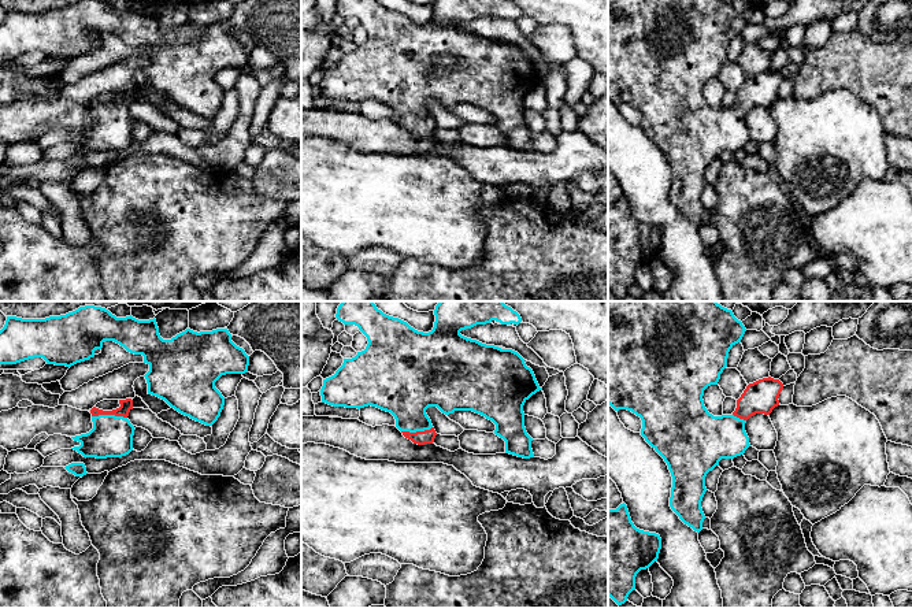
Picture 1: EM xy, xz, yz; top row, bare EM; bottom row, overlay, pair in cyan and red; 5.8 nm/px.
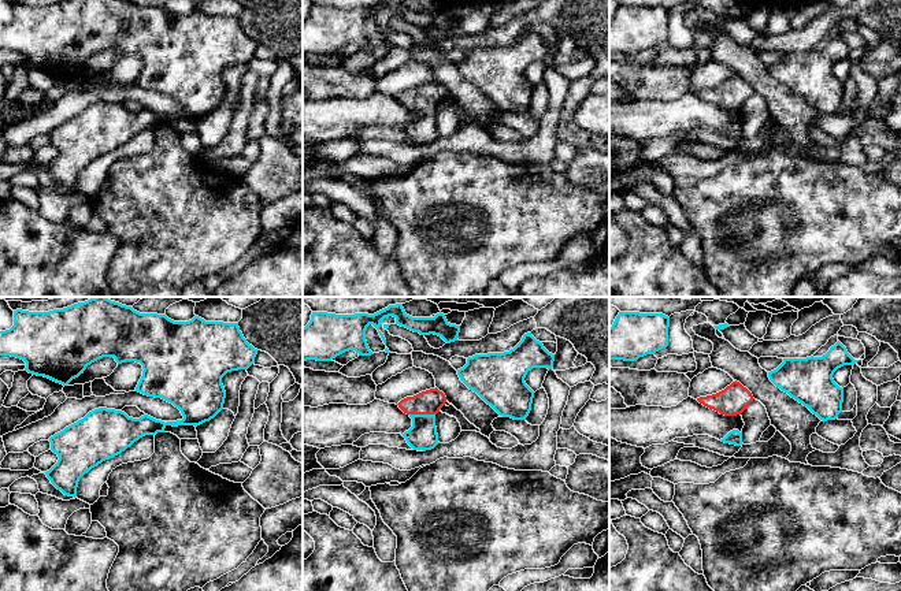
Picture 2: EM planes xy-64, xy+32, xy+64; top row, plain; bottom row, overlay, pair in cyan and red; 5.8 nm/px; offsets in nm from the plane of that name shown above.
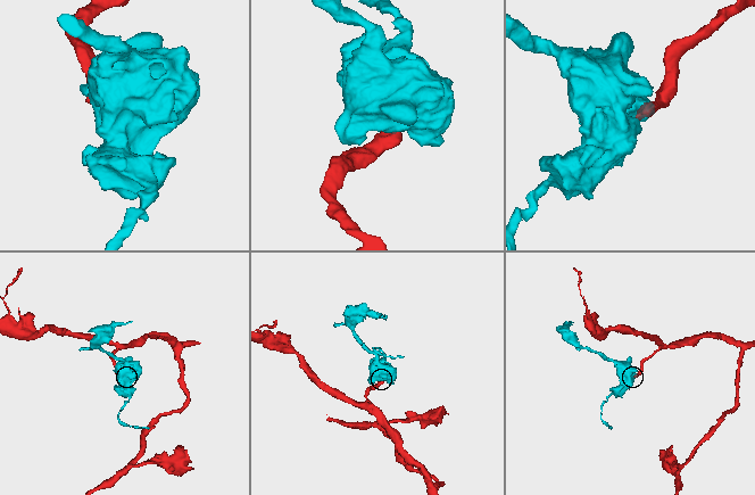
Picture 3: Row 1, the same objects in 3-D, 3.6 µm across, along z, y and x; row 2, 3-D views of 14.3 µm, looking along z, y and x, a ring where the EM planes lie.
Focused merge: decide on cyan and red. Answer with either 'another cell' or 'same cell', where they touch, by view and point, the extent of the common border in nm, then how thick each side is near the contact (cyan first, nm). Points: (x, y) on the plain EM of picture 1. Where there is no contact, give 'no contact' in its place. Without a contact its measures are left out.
same cell | xy (110, 108) | 200 nm | 240/70 nm

